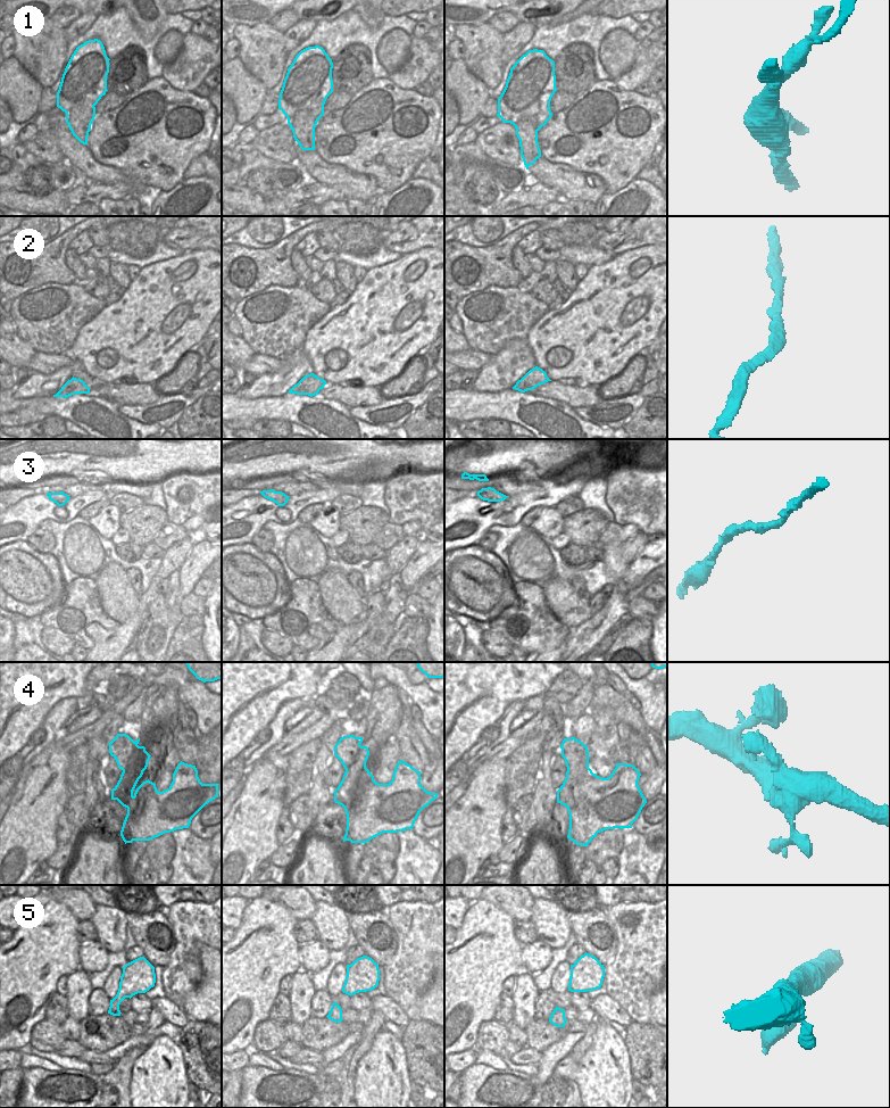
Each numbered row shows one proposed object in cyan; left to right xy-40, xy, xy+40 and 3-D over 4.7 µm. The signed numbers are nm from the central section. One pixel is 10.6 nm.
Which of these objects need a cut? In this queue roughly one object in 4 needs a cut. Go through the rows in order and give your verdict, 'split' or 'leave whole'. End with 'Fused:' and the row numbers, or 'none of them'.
1: split
2: leave whole
3: leave whole
4: leave whole
5: leave whole
Fused: 1

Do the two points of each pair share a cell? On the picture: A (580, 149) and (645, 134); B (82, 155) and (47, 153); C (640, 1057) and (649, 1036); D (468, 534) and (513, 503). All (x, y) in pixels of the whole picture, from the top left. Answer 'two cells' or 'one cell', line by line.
A: one cell
B: two cells
C: one cell
D: one cell

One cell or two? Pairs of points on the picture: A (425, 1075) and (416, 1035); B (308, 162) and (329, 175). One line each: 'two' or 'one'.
A: one
B: one

